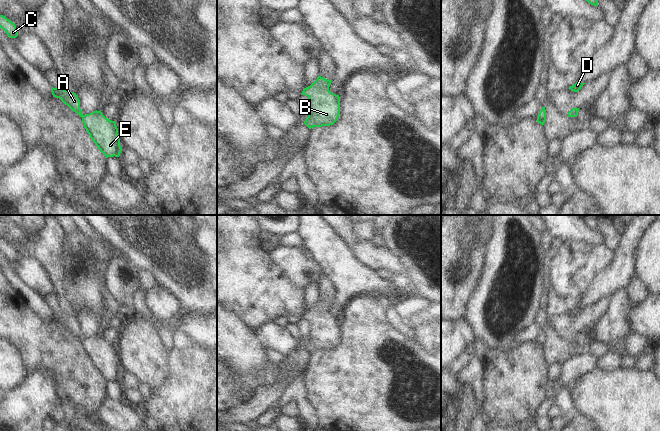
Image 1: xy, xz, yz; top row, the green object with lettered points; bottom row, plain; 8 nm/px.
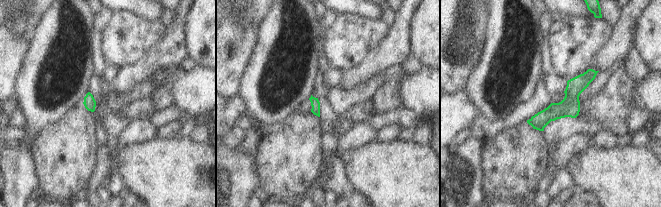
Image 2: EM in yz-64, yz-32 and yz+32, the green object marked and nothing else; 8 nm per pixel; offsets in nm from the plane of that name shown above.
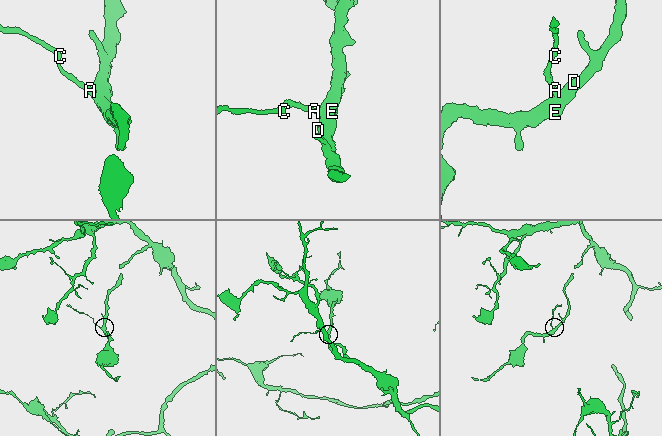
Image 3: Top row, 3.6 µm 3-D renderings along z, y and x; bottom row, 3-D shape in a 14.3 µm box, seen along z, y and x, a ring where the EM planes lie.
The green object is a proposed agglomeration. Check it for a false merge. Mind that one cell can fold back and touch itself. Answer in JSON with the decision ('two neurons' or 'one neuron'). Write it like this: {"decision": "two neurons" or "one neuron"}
{"decision": "one neuron"}

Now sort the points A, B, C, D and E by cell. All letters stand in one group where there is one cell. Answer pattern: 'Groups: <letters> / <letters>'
Groups: A B C D E.

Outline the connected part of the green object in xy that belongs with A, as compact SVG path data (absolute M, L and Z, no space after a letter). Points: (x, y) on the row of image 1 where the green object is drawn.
M51 87L53 97L59 98L72 111L82 118L82 123L92 141L106 158L119 157L122 151L118 128L115 121L107 119L101 111L93 111L83 115L80 109L80 100L76 93Z

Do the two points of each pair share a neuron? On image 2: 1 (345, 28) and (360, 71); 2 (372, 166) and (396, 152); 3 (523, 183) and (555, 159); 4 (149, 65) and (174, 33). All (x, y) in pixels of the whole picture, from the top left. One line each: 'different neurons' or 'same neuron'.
1: different neurons
2: same neuron
3: different neurons
4: same neuron

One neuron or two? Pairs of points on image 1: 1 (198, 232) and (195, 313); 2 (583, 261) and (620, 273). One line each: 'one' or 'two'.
1: one
2: two

